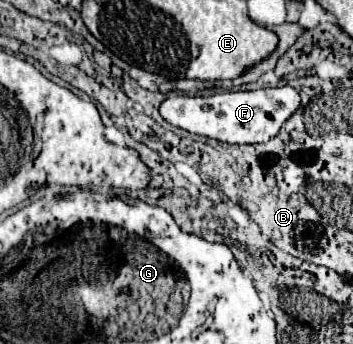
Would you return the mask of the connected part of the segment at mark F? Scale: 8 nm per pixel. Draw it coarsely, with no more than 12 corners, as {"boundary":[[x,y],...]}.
{"boundary":[[295,88],[167,96],[167,124],[227,144],[273,138]]}

